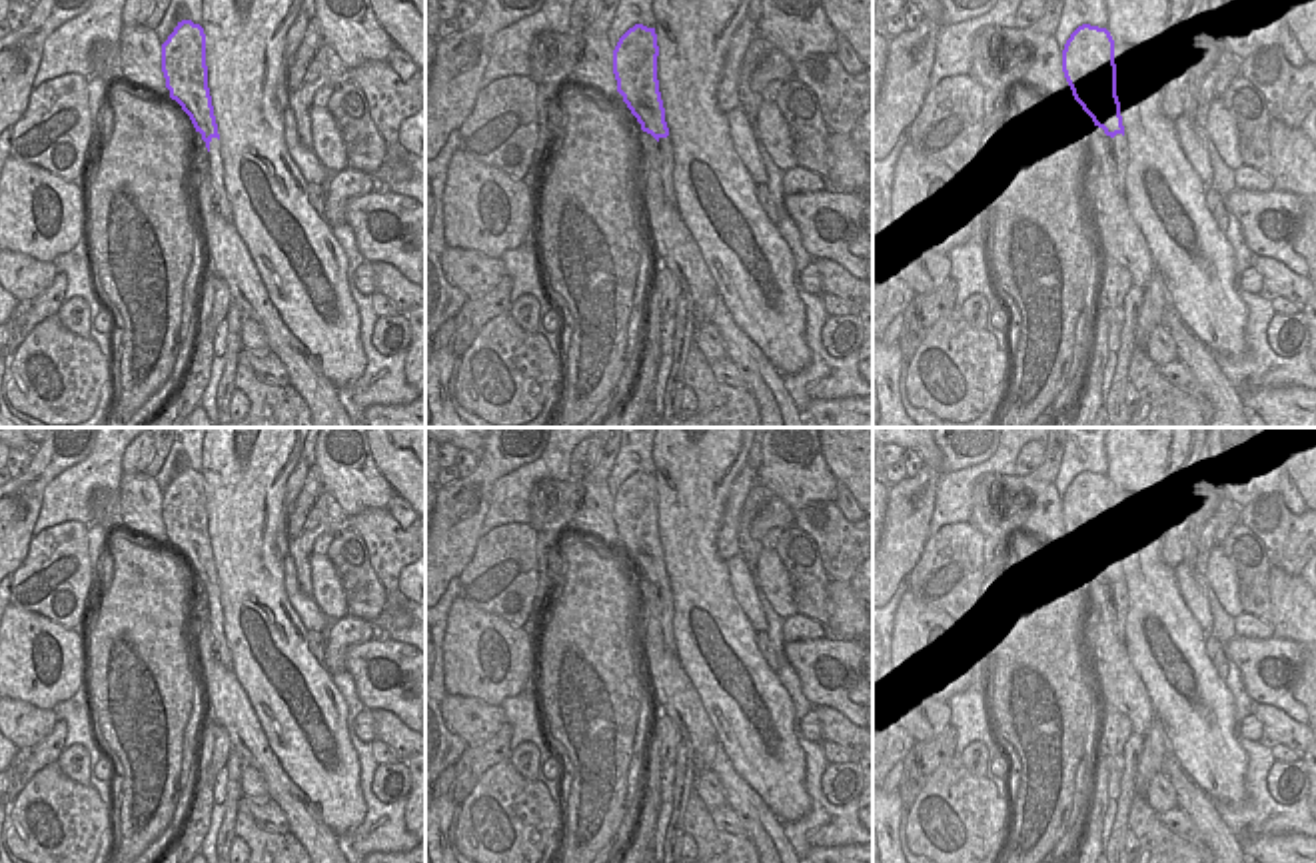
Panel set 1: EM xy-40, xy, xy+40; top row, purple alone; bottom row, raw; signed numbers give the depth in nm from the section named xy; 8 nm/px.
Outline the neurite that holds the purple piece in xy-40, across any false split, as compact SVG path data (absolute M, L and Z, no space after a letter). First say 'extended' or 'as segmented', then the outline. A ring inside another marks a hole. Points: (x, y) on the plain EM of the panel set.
as segmented | M178 469L162 491L162 519L170 545L190 563L210 599L210 589L220 587L220 581L208 535L206 481L200 471Z

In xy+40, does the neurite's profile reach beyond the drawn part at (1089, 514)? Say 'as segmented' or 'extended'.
as segmented

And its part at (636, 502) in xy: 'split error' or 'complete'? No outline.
complete

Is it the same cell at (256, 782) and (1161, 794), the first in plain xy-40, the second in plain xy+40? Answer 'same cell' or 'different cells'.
same cell

